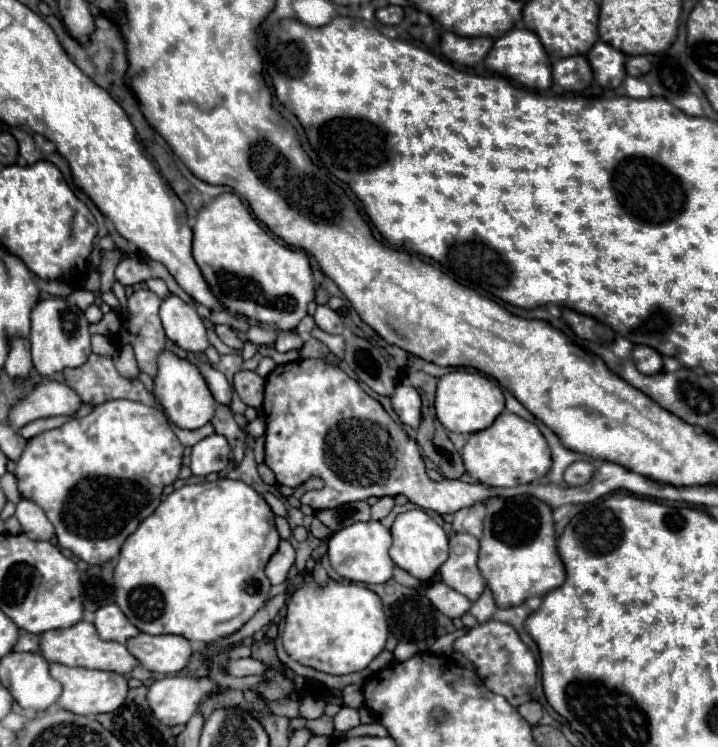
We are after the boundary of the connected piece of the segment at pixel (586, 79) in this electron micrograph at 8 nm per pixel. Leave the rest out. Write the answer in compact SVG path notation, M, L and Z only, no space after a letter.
M585 55L565 57L553 63L553 81L567 91L583 91L593 81L593 71Z

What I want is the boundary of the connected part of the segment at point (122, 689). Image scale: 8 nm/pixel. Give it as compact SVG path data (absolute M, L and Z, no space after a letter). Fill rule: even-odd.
M51 663L49 671L63 685L63 693L61 693L57 705L65 711L71 711L77 715L111 713L113 709L119 709L127 697L127 679L119 673L85 669L85 667L67 667L61 663Z

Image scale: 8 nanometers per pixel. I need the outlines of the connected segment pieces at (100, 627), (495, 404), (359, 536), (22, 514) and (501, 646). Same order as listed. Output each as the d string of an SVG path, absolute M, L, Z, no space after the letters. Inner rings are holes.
M115 603L99 607L95 611L93 625L97 627L99 637L107 639L107 641L125 643L129 637L139 635L139 629L135 625L129 625L127 617L121 613L121 609L117 609Z
M451 371L445 377L439 379L437 385L437 397L435 397L435 411L441 425L455 433L477 433L481 429L487 429L505 409L503 391L499 385L489 381L487 377L479 373L469 371Z
M359 521L357 525L349 525L349 529L341 529L341 533L333 533L327 541L327 555L331 567L353 583L385 583L393 577L393 561L389 557L391 533L379 521Z
M19 501L17 503L17 511L15 517L19 519L23 533L33 539L33 541L49 541L55 535L55 529L51 525L51 521L45 517L43 509L39 505L35 505L33 501Z
M499 621L481 623L473 627L469 633L455 639L453 649L465 655L471 663L475 663L477 675L483 679L485 687L493 693L503 695L513 707L531 701L531 691L537 683L537 661L511 625Z

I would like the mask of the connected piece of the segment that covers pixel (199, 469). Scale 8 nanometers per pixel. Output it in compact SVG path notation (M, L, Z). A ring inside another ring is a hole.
M209 435L193 445L191 451L191 471L193 475L206 477L209 473L219 473L229 463L231 447L223 435Z

